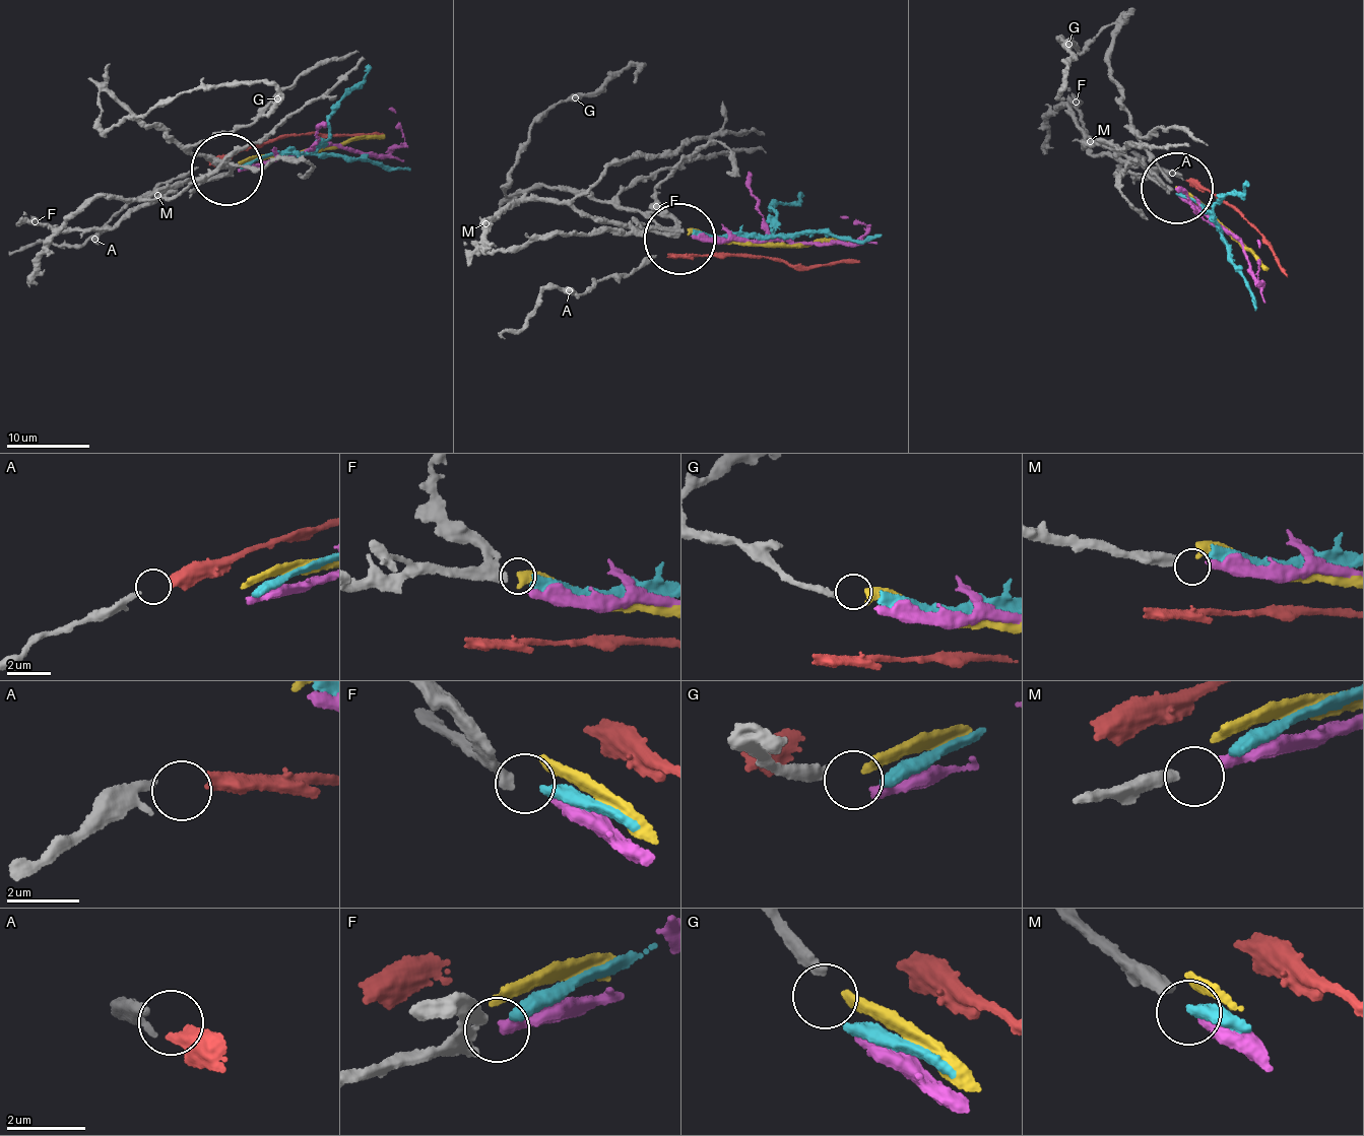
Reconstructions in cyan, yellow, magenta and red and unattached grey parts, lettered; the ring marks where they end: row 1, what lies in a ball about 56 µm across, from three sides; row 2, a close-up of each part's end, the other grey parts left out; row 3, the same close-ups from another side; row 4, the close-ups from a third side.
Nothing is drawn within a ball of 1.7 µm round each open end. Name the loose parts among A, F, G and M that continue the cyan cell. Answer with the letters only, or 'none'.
F

